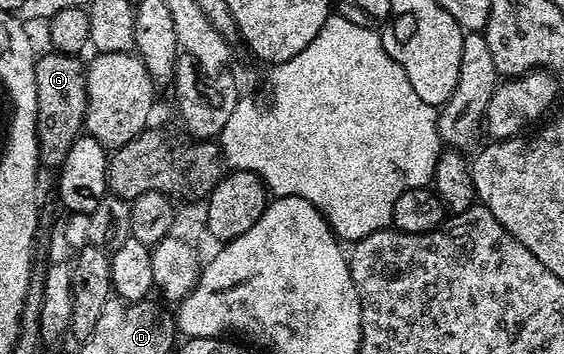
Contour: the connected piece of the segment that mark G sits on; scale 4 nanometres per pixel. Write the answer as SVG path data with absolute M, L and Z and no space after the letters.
M49 52L34 63L38 109L38 161L43 167L61 167L68 148L83 133L86 124L86 66L81 57Z

